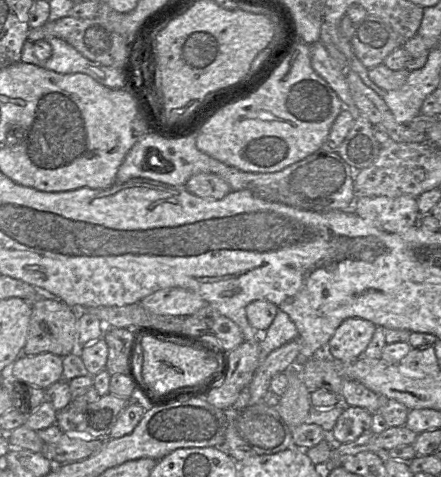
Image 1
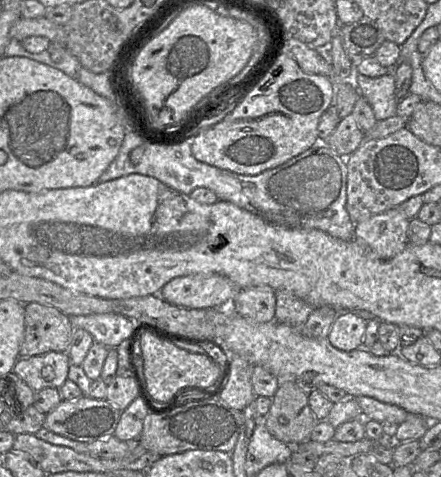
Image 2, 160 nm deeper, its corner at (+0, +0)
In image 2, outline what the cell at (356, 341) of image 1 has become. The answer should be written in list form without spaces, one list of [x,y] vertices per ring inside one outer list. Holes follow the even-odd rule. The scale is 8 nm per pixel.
[[[352,311],[339,312],[334,320],[327,340],[342,351],[352,351],[362,347],[367,321]]]

